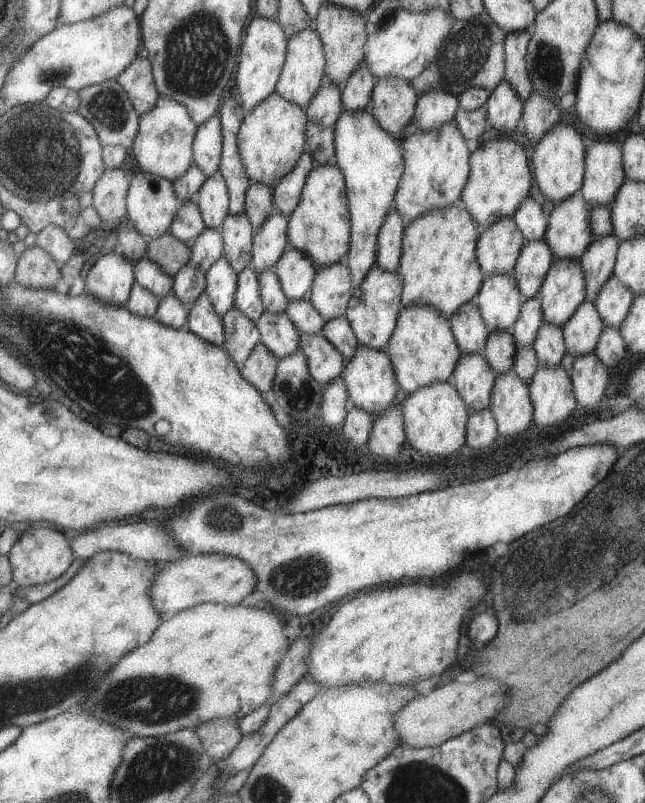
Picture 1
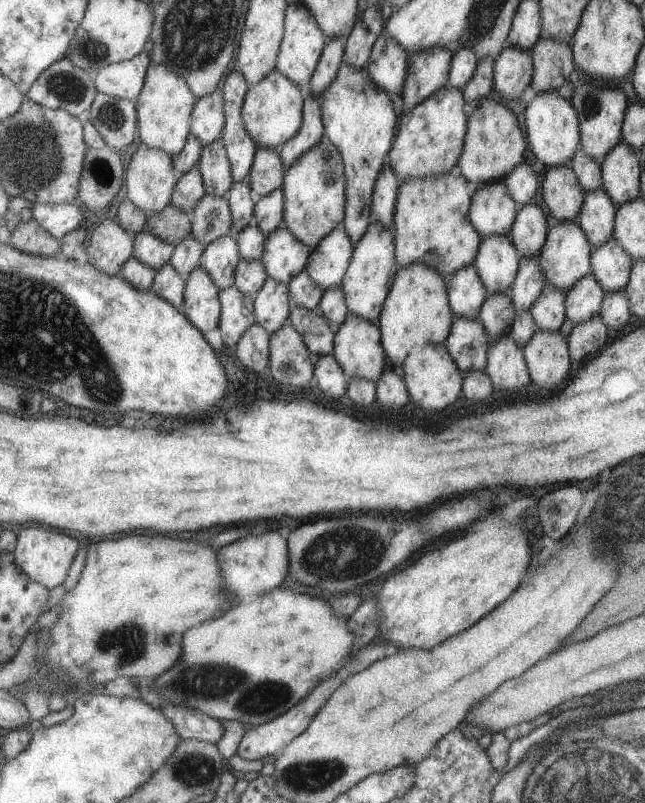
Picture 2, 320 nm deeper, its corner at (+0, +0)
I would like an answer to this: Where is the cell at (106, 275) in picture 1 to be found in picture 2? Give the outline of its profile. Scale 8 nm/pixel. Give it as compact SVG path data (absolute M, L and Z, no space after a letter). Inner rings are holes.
M114 218L105 219L93 228L89 245L86 247L88 263L105 274L119 272L121 265L132 255L134 234L127 232Z

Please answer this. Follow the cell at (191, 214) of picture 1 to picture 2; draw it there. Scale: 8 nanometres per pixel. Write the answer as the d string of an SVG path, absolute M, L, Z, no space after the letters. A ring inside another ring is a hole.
M193 167L178 176L171 191L170 203L187 213L191 213L194 204L204 194L205 189L200 172Z

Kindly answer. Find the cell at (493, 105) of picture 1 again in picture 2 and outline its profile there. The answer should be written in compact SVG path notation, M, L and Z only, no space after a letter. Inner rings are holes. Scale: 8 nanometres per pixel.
M515 45L505 47L492 64L492 83L503 98L515 100L532 79L532 56L529 50Z

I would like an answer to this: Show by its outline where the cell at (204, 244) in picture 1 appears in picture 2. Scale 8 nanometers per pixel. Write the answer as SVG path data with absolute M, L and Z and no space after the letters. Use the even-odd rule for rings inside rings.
M205 193L194 204L190 217L190 232L204 245L231 234L230 208L223 195L213 196Z

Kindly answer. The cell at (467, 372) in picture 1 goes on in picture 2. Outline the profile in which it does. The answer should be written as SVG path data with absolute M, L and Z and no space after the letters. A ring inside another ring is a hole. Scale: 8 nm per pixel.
M453 316L443 343L459 370L466 373L473 369L484 370L490 340L478 319Z

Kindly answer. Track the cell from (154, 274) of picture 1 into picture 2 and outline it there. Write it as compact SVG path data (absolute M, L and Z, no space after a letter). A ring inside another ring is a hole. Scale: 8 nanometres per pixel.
M144 229L134 235L132 255L140 263L156 270L156 268L168 262L173 247L171 243L161 240L158 236Z

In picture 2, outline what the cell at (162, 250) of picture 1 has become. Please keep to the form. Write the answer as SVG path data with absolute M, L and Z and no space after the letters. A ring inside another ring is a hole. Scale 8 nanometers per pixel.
M170 202L146 217L145 230L175 246L190 233L190 213Z

